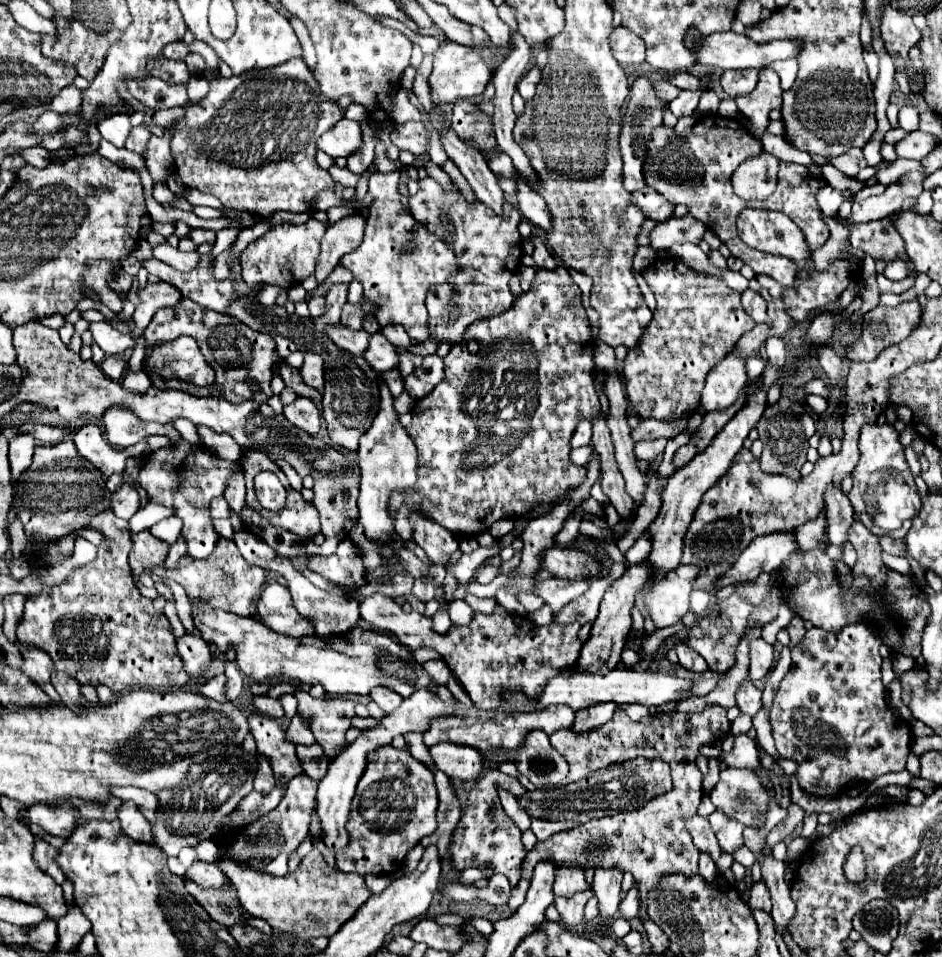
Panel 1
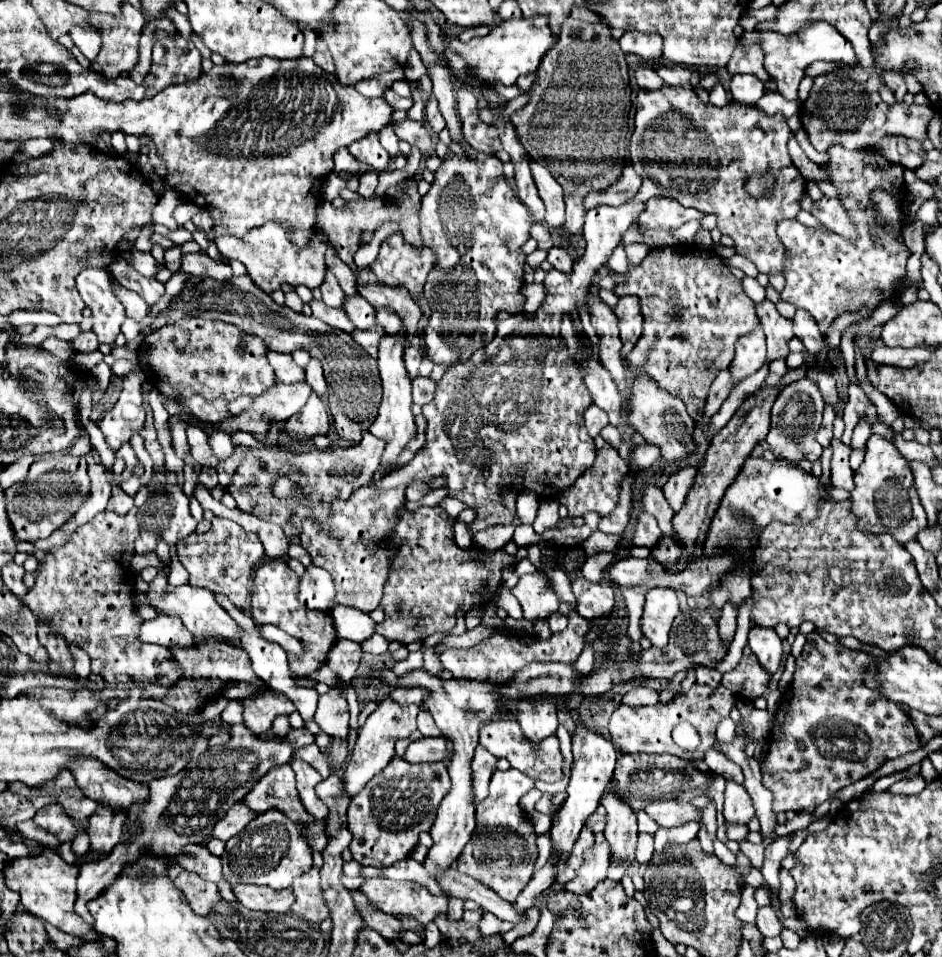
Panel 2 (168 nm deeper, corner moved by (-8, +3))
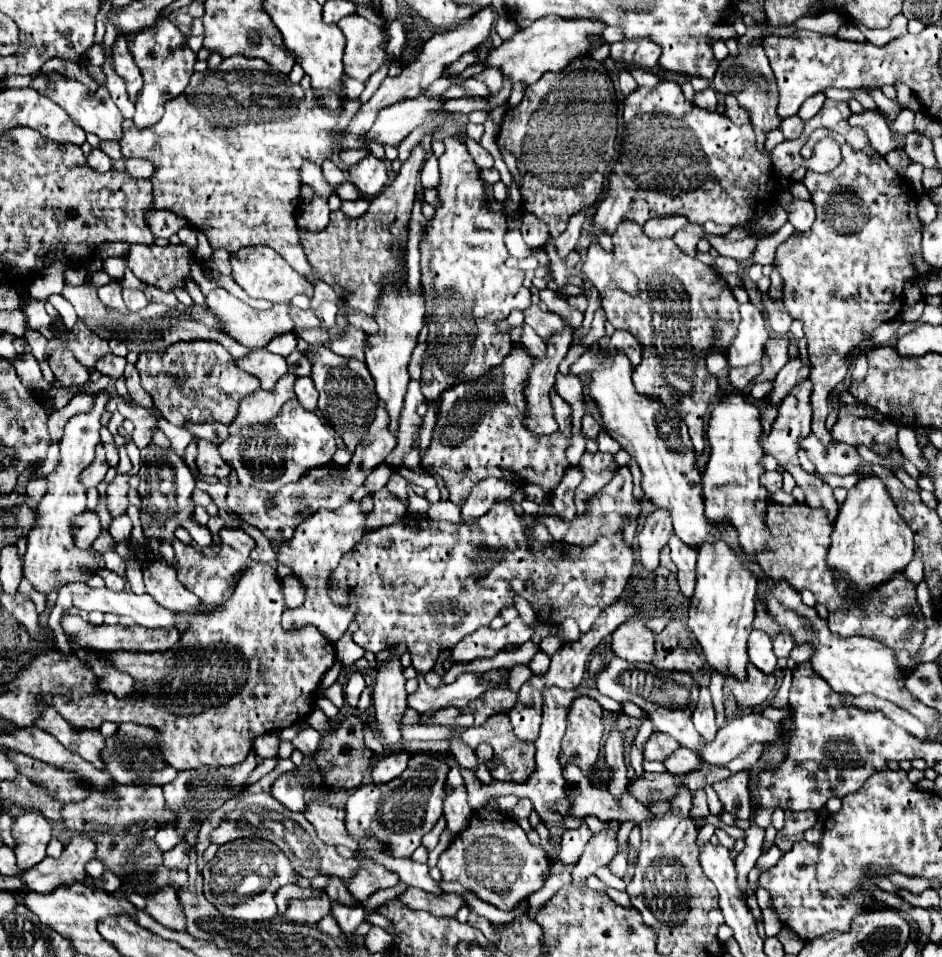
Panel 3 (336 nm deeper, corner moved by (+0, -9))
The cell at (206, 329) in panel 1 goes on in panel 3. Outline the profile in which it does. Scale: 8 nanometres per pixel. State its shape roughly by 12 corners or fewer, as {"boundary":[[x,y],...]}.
{"boundary":[[189,341],[135,367],[177,427],[231,425],[259,389],[227,349]]}

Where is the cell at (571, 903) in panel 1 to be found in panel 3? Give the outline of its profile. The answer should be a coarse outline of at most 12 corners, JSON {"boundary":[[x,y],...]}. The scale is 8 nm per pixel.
{"boundary":[[603,821],[573,869],[585,883],[617,853],[619,821]]}

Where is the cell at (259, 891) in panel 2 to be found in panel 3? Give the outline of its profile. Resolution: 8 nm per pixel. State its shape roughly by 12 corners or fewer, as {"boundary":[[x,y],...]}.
{"boundary":[[327,895],[293,899],[285,911],[291,923],[319,923],[331,913]]}

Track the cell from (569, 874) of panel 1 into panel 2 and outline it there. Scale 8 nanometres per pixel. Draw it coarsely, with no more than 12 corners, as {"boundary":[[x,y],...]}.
{"boundary":[[583,829],[573,853],[581,859],[583,851],[593,847],[593,833]]}

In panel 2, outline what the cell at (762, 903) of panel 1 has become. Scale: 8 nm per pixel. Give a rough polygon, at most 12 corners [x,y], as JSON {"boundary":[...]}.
{"boundary":[[771,905],[757,911],[759,931],[765,937],[777,937],[781,923]]}

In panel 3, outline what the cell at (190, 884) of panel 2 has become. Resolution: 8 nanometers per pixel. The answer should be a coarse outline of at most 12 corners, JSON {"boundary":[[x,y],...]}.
{"boundary":[[175,887],[147,895],[145,911],[165,927],[185,929]]}

